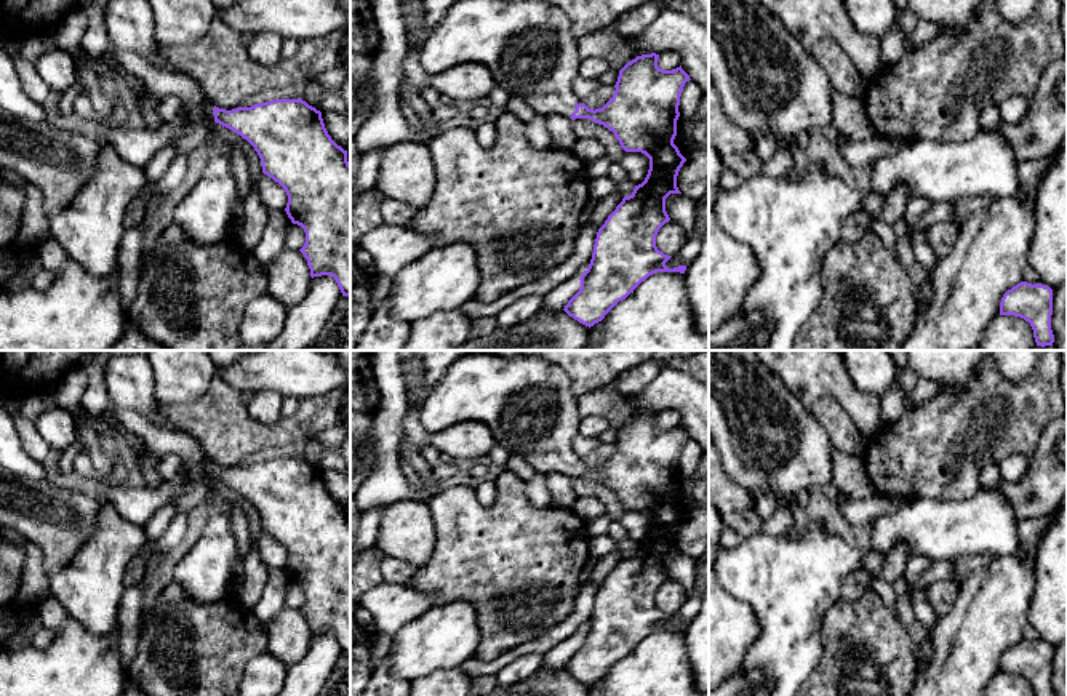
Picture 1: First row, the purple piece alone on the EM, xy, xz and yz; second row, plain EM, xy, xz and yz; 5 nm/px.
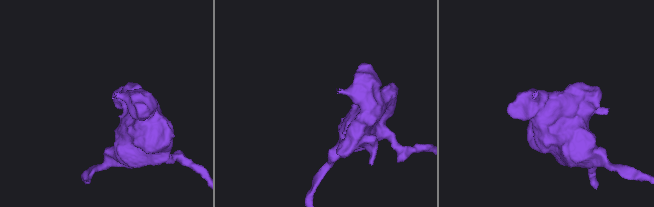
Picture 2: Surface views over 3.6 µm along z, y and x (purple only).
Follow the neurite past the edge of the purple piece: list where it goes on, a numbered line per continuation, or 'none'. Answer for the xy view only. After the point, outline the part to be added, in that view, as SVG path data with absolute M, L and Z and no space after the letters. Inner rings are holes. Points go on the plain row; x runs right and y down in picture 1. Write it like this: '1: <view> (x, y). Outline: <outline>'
1: xy (207, 464). Outline: M205 454L205 459L202 461L202 472L205 474L205 480L208 482L214 482L213 467L213 461Z

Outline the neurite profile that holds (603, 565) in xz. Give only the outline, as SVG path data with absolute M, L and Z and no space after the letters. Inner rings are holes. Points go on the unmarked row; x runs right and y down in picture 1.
M609 552L595 558L595 563L590 570L590 579L597 586L597 589L605 582L608 574L616 568L616 565L622 560L624 554L621 552Z

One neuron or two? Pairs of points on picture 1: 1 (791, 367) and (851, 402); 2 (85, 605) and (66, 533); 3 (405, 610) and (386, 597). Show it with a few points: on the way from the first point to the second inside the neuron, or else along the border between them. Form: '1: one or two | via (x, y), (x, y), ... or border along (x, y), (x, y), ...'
1: one | via (805, 367), (815, 367), (837, 388)
2: two | border along (95, 528), (74, 559), (48, 575)
3: one | via (400, 605), (391, 602)

